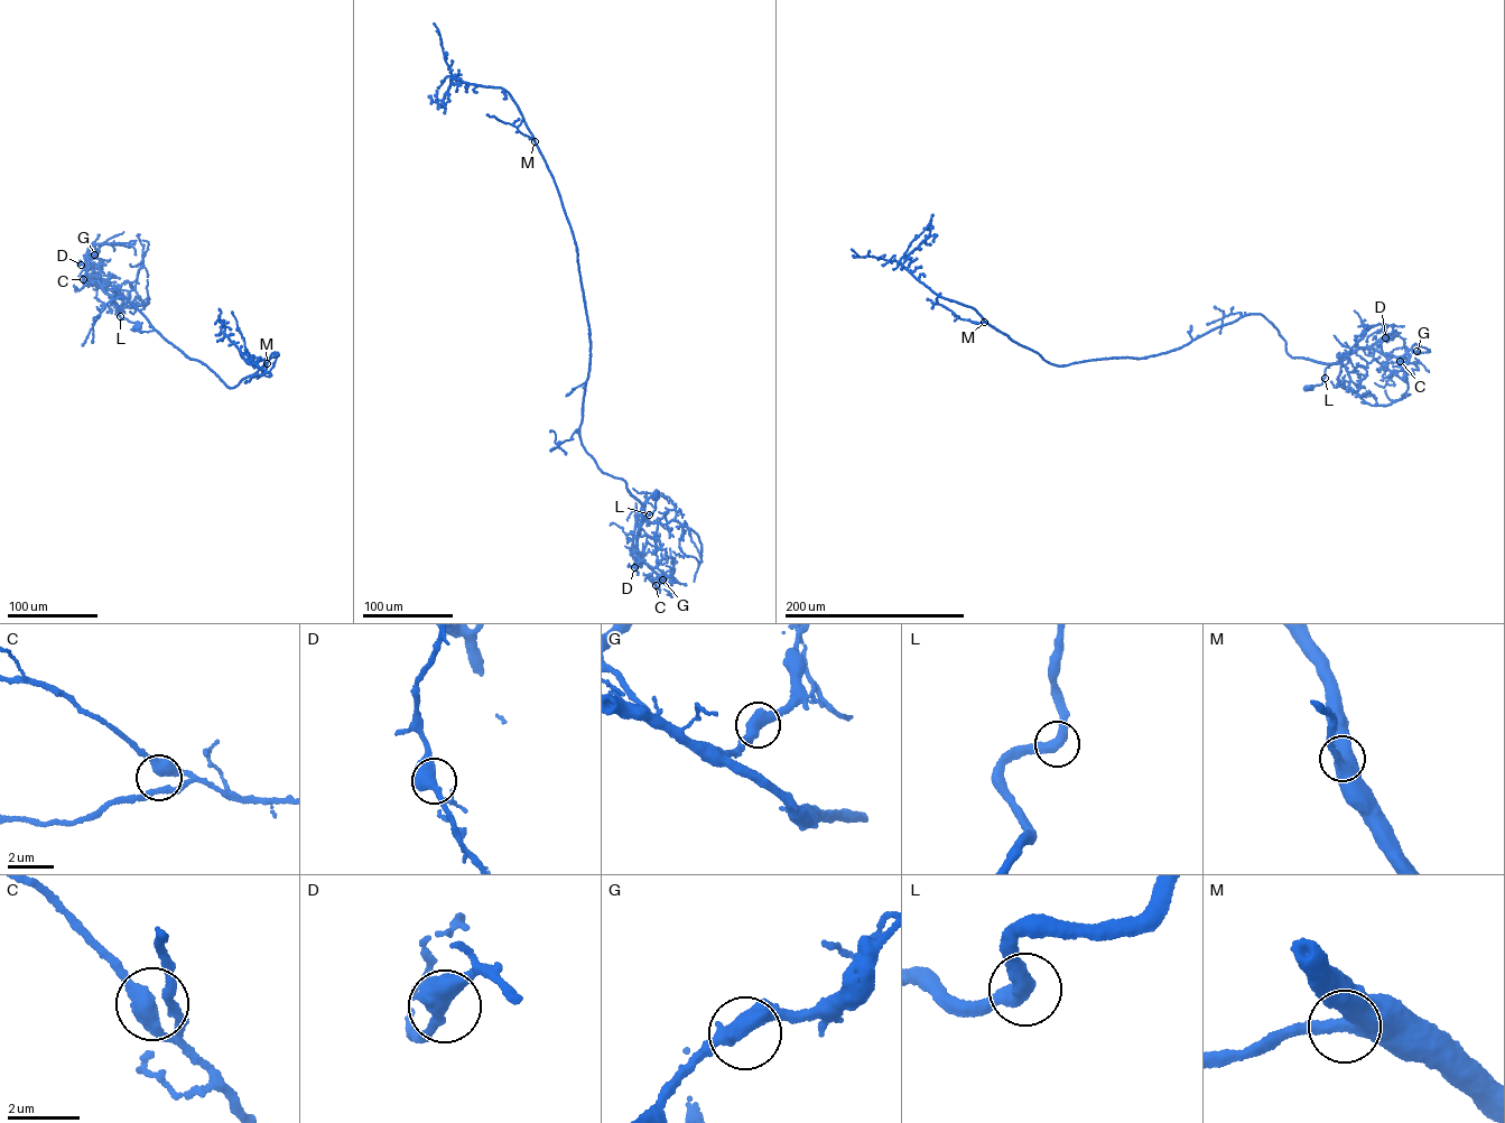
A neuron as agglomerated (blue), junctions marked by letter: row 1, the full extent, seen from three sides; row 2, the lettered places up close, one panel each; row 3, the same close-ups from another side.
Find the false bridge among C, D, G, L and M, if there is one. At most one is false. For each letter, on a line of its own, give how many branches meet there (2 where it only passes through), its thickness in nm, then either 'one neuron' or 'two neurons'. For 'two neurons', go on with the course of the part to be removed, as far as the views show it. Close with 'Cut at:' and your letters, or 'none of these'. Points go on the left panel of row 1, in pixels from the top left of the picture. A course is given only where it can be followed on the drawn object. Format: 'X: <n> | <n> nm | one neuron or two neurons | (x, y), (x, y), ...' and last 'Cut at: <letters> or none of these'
C: 2 | 400 nm | one neuron
D: 2 | 460 nm | one neuron
G: 2 | 500 nm | one neuron
L: 2 | 460 nm | one neuron
M: 2 | 440 nm | one neuron
Cut at: none of these

